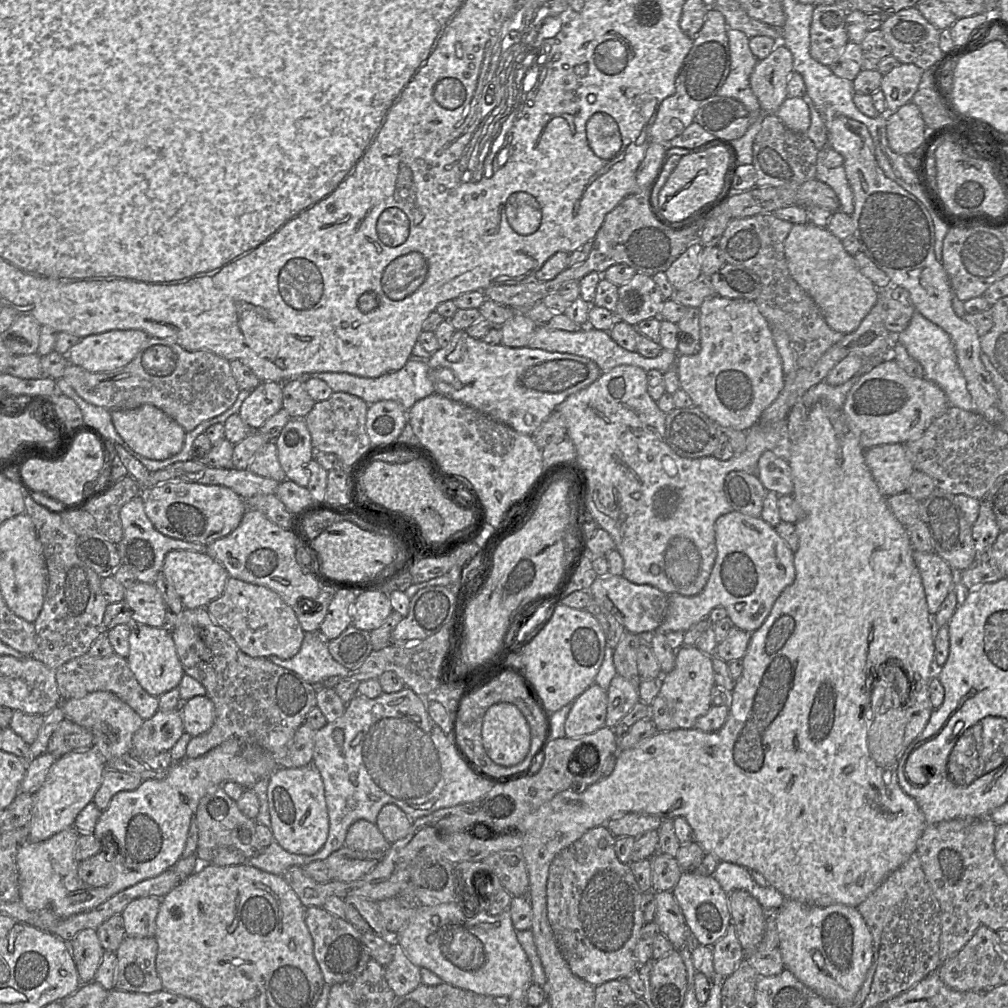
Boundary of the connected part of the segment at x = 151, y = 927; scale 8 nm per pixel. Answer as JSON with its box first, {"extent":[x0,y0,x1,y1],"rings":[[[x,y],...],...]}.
{"extent":[120,897,161,938],"rings":[[[143,897],[130,902],[120,914],[126,936],[148,938],[154,937],[156,917],[161,899]]]}

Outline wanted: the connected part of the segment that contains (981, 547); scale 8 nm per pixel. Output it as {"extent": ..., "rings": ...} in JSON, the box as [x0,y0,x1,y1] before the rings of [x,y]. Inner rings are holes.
{"extent":[971,500,1001,557],"rings":[[[980,500],[979,514],[971,529],[977,557],[980,557],[994,544],[1001,532],[988,501]]]}

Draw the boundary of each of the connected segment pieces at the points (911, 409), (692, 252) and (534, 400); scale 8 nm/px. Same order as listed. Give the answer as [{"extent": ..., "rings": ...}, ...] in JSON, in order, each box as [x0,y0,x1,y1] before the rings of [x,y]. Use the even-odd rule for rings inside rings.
[{"extent":[843,359,949,450],"rings":[[[894,359],[864,373],[847,394],[843,412],[865,450],[883,444],[904,444],[919,438],[949,407],[944,391],[926,378],[908,375]]]},{"extent":[665,242,702,291],"rings":[[[701,242],[692,244],[665,271],[668,281],[675,291],[682,290],[702,275],[700,263],[702,249]]]},{"extent":[427,330,602,435],"rings":[[[456,330],[446,347],[439,348],[431,354],[427,365],[428,377],[434,386],[435,393],[473,408],[527,435],[532,435],[555,407],[569,395],[586,388],[602,374],[594,361],[582,356],[549,352],[527,346],[508,347],[503,344],[488,344],[481,339],[469,336],[465,330]]]}]

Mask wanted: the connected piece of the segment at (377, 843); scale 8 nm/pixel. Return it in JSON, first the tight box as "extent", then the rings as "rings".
{"extent":[344,819,390,854],"rings":[[[360,819],[349,827],[344,845],[356,851],[385,854],[390,843],[376,824]]]}

